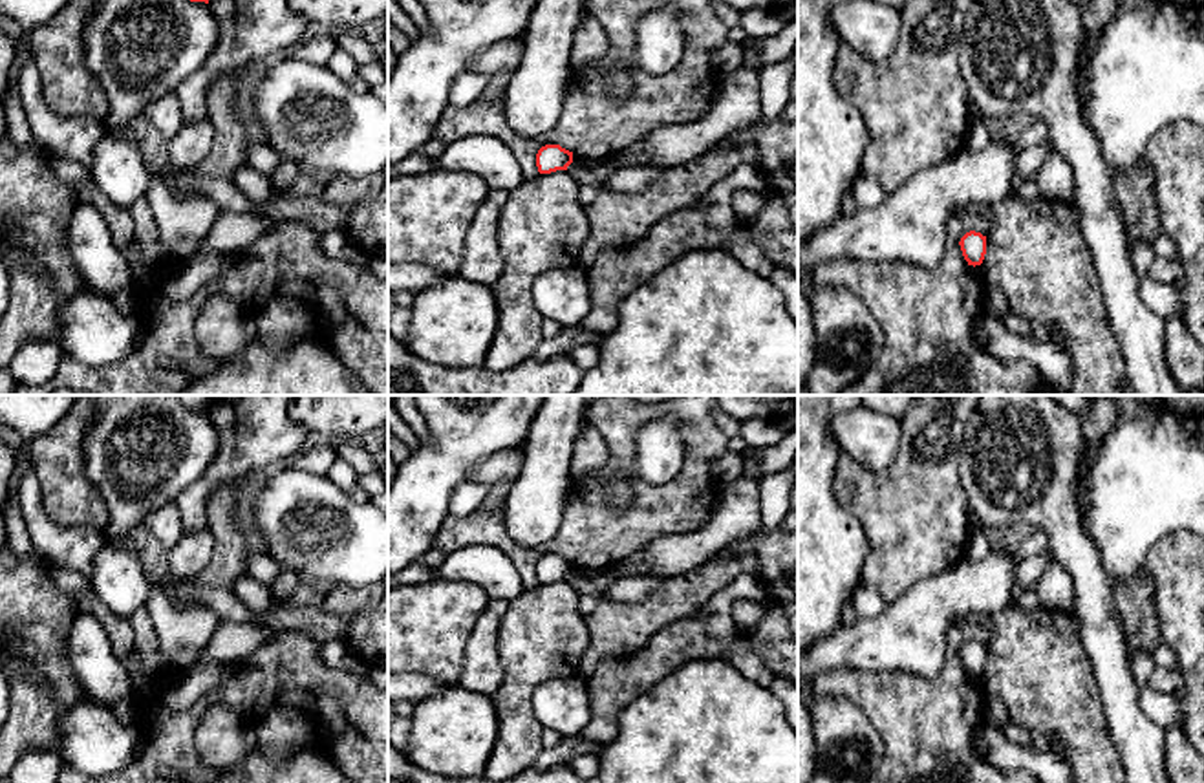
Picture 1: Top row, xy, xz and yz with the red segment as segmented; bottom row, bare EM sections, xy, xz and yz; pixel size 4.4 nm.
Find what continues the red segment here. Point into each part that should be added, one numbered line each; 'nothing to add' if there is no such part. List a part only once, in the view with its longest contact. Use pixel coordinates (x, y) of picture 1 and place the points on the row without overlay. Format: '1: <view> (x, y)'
nothing to add

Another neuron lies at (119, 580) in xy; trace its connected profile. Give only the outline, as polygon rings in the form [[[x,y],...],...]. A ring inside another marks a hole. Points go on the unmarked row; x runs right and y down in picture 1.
[[[106,542],[95,556],[91,589],[108,611],[128,618],[148,602],[152,578],[134,554]]]

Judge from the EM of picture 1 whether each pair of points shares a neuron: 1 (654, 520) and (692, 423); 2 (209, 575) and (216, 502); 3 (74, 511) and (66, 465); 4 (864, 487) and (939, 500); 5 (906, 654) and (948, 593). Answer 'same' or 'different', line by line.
1: same
2: same
3: same
4: same
5: same

